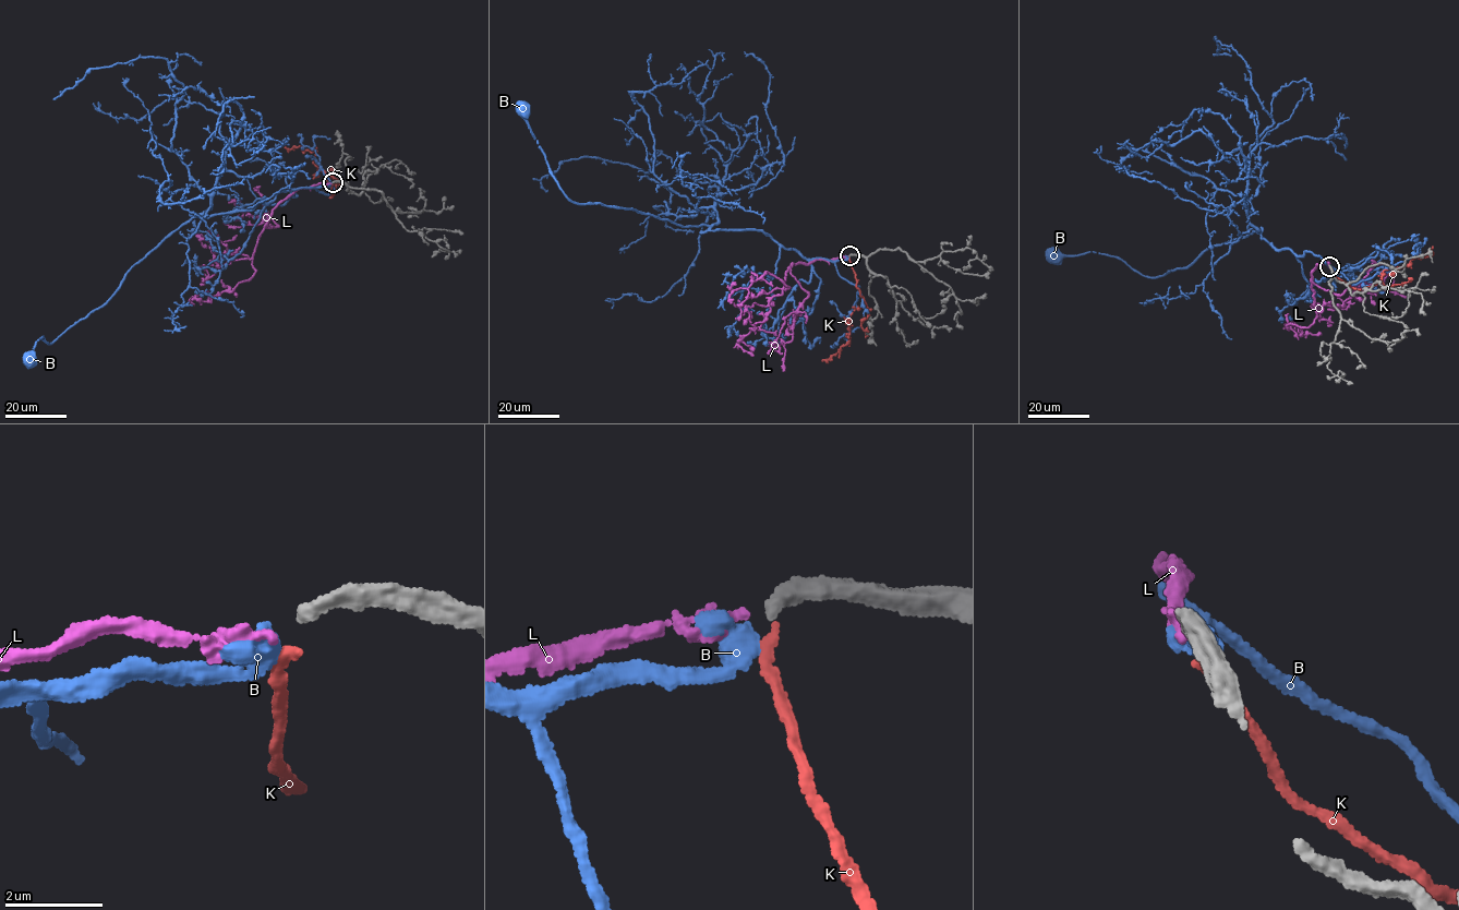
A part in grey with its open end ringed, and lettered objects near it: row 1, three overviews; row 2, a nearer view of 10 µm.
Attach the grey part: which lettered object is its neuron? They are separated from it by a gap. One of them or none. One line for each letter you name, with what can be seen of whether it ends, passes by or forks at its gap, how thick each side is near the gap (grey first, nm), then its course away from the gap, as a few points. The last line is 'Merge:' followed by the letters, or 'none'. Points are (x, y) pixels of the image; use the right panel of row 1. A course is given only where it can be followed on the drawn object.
B: it ends | 300/600 nm | via (1329, 267), (1321, 255), (1276, 248), (1253, 230), (1157, 276), (1143, 276), (1107, 254), (1052, 253)
Merge: B

